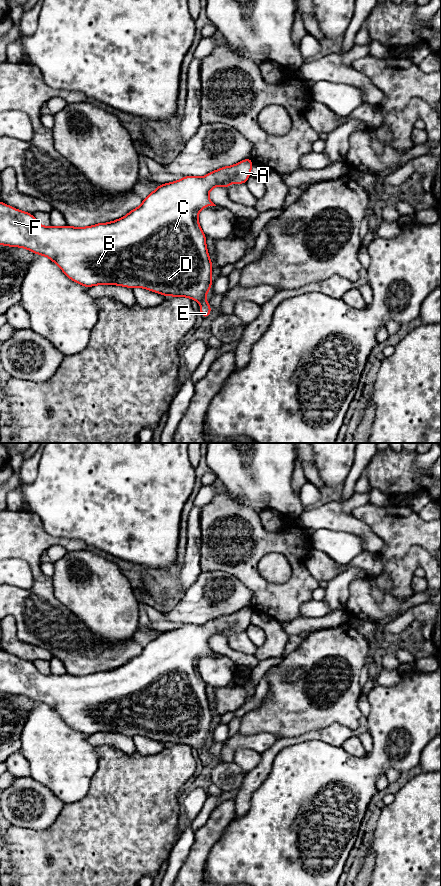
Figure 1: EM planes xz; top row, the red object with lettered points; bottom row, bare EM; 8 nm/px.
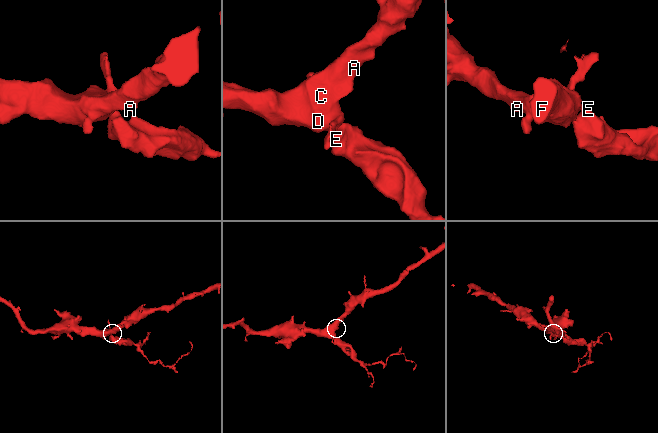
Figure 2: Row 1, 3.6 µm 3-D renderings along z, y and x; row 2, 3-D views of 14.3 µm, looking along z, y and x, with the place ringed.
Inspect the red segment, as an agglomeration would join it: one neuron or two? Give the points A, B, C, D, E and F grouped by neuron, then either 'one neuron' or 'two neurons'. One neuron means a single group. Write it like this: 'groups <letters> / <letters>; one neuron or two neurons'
groups A B C D E F; one neuron

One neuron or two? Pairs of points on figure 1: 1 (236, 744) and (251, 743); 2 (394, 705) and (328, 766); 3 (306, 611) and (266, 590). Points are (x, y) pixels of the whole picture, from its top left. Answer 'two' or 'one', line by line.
1: one
2: one
3: two

